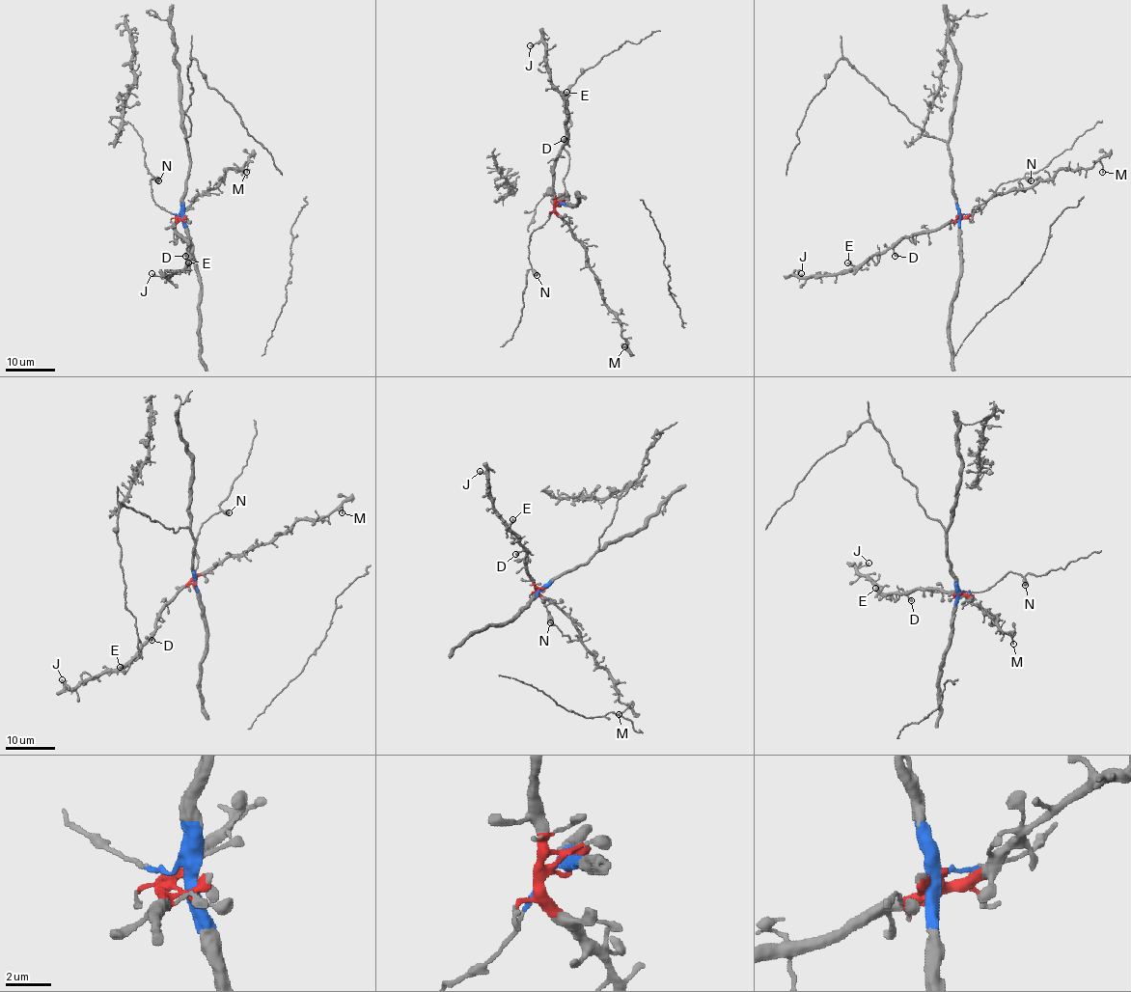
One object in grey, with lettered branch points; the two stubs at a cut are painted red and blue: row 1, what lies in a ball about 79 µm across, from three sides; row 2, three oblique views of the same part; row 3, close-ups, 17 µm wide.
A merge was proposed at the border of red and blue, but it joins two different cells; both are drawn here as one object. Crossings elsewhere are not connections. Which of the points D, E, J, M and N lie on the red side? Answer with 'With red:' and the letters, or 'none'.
With red: D, E, J, M

